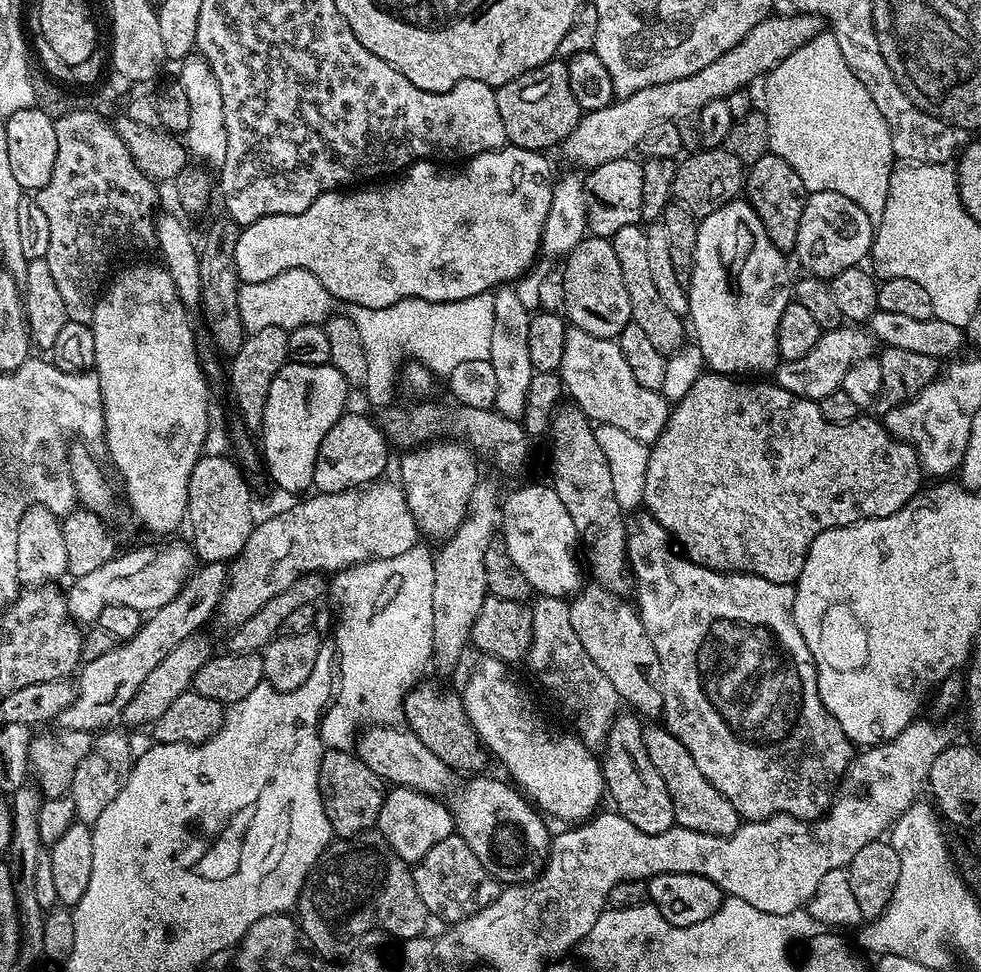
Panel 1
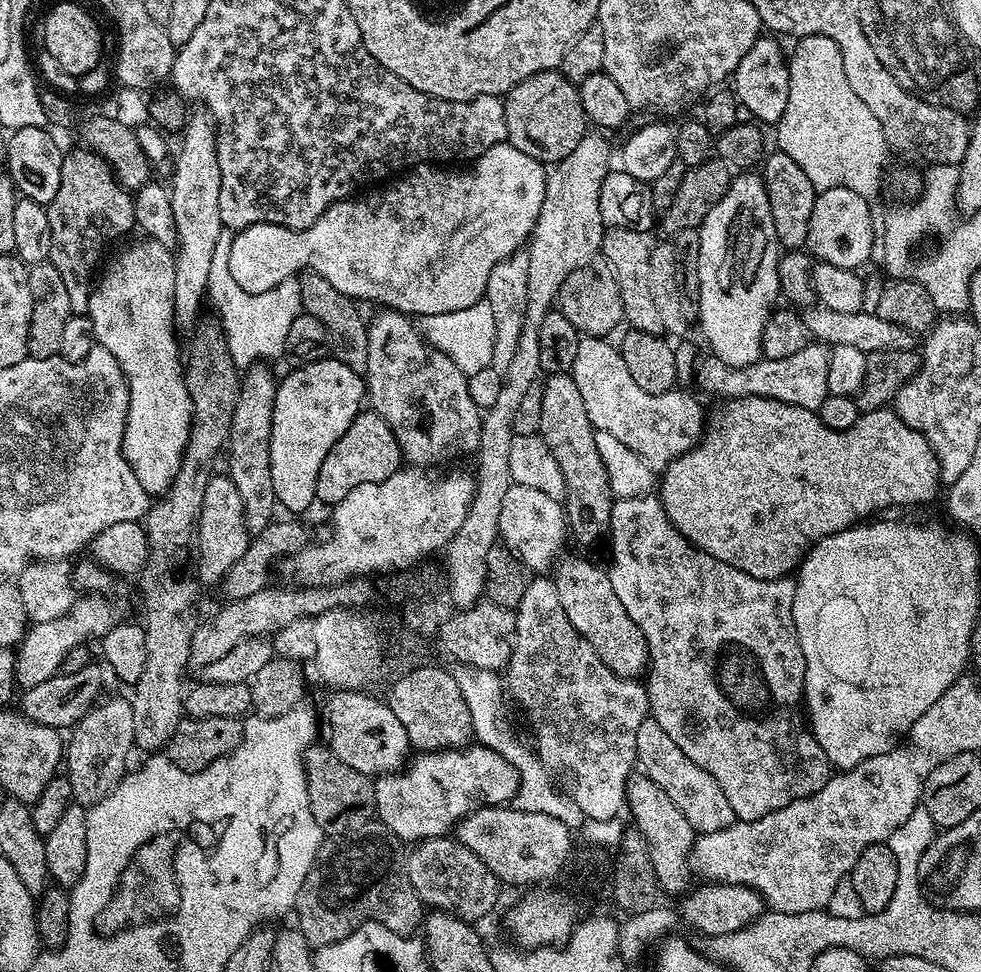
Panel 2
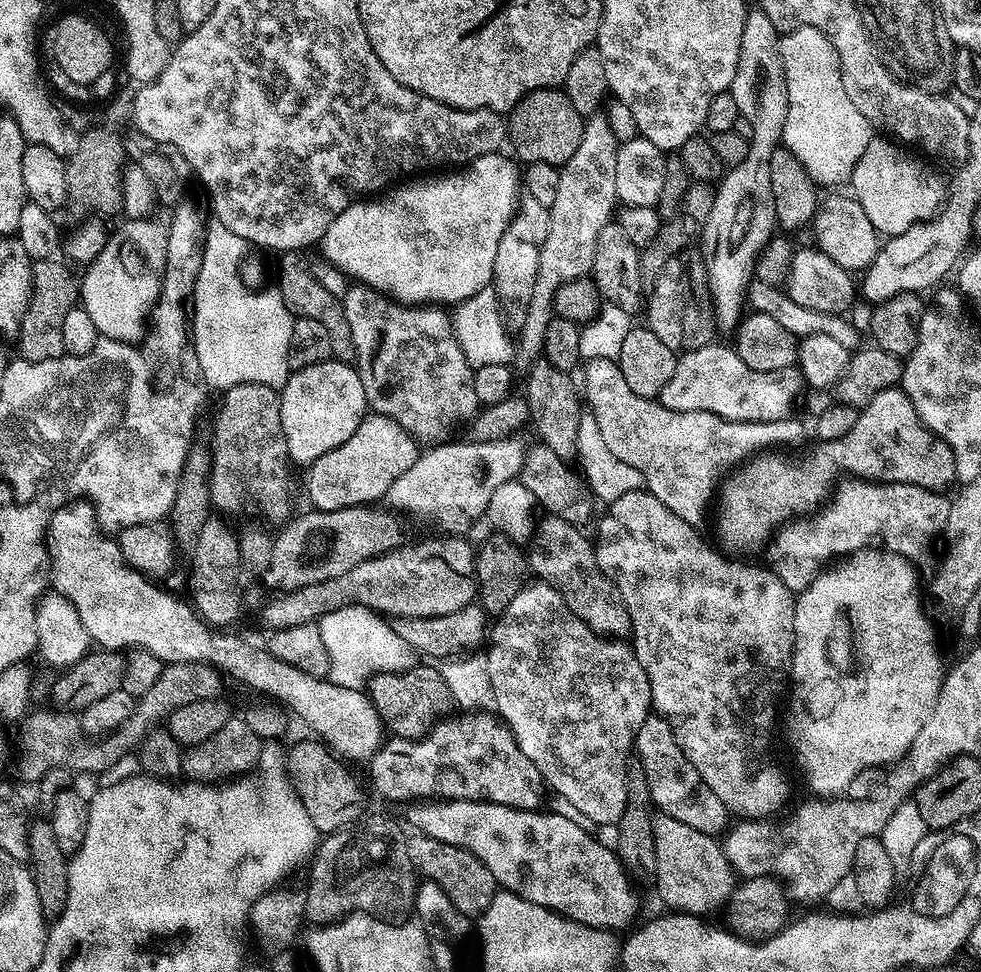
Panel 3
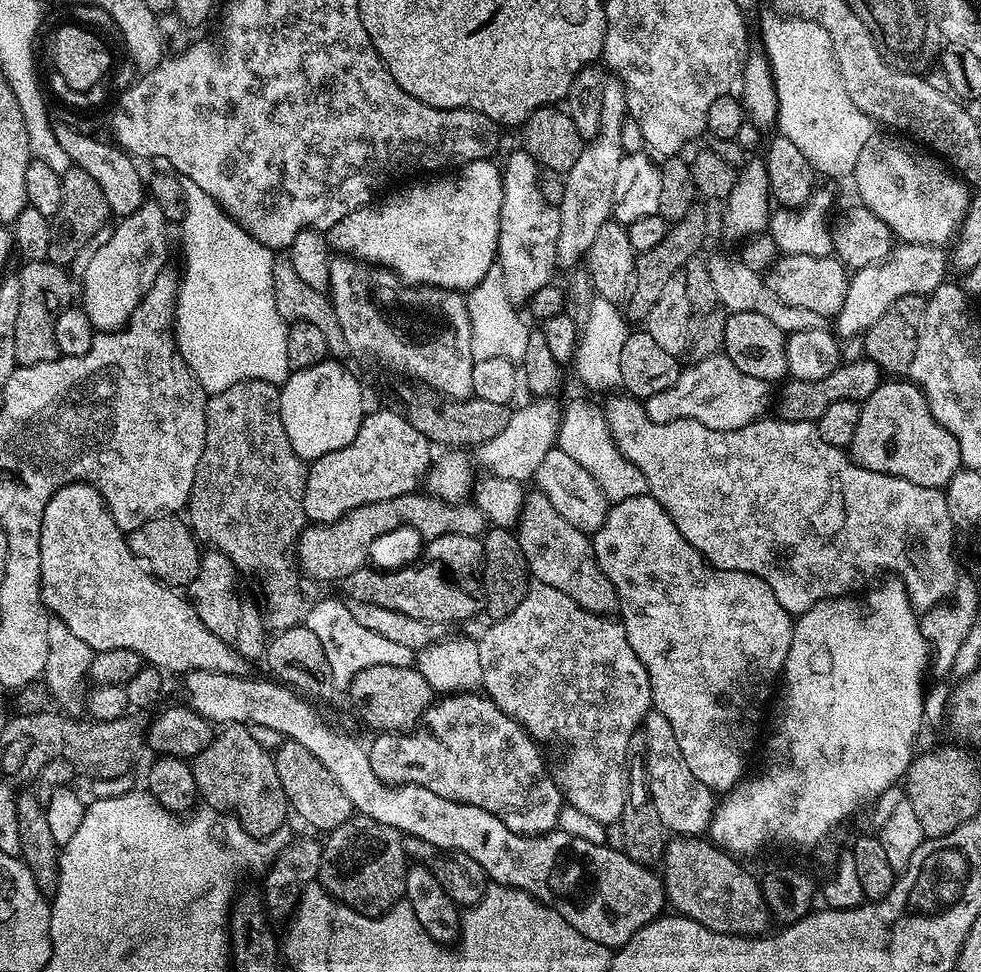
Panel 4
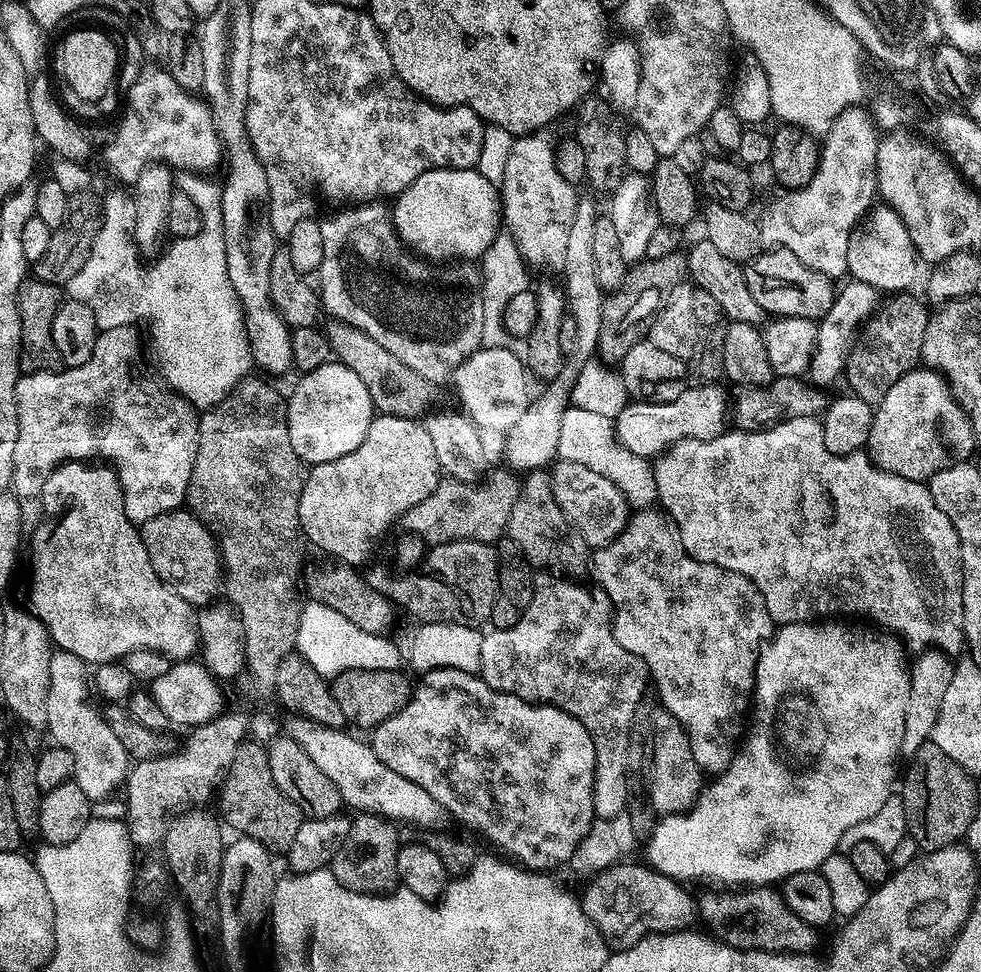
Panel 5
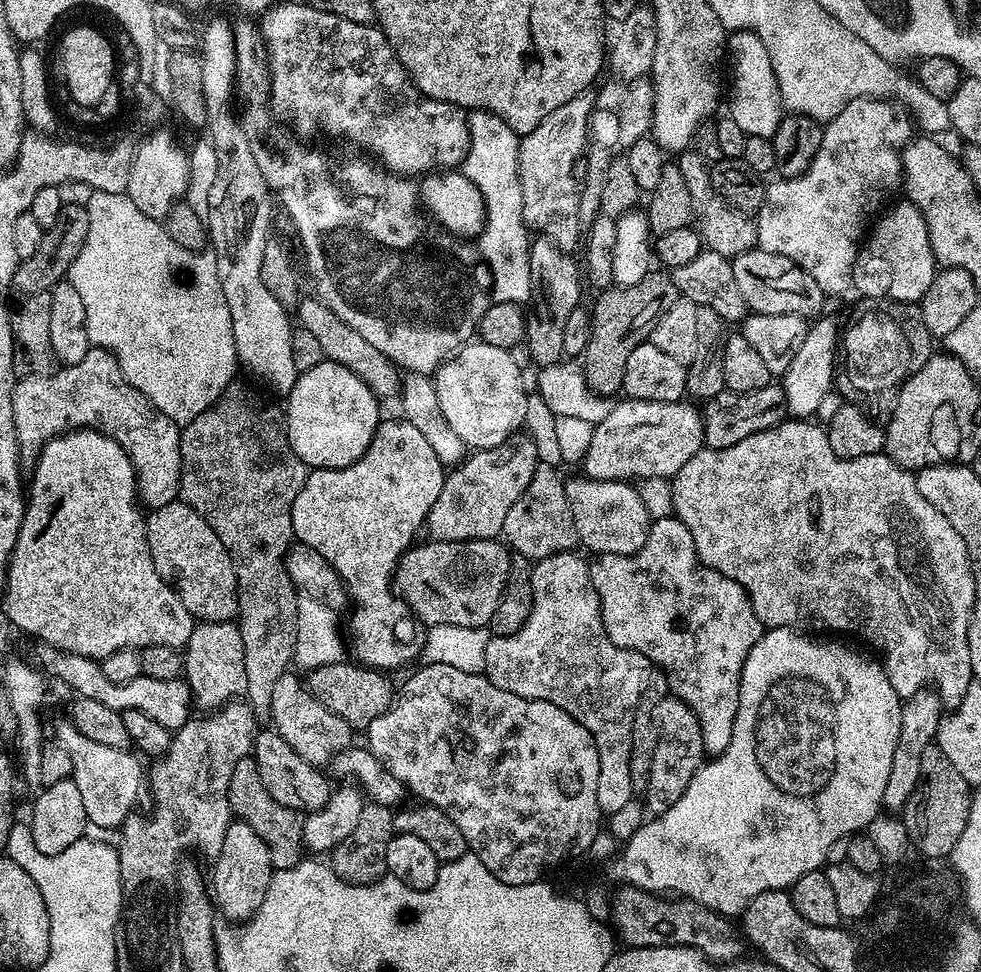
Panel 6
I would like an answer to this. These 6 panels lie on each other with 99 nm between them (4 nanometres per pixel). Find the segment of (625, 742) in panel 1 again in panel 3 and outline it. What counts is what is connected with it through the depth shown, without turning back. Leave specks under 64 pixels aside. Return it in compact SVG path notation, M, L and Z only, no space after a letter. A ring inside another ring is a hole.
M663 814L652 817L654 854L658 857L654 887L665 909L676 914L707 917L707 912L720 909L738 887L738 877L732 871L721 841L704 833L703 827L686 826Z

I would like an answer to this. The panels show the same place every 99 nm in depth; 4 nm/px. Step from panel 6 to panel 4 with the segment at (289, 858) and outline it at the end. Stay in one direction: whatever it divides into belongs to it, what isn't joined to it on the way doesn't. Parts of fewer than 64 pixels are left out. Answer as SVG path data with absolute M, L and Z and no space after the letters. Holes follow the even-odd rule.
M225 724L213 735L211 742L202 750L202 754L193 756L190 763L196 791L199 799L207 807L215 808L221 814L231 814L236 821L257 838L272 838L290 816L290 805L282 790L282 782L278 782L278 770L273 753L254 741L247 724Z

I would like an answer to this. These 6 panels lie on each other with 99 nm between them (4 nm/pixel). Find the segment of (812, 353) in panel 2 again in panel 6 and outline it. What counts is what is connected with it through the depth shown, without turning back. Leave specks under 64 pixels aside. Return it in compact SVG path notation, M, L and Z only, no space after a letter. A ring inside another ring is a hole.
M624 398L621 401L621 404L613 403L606 418L593 427L590 446L582 461L583 475L587 479L632 482L637 476L637 481L642 482L646 478L655 476L671 478L678 470L682 470L682 466L686 466L686 462L690 462L690 458L694 458L696 452L704 447L704 417L695 403L663 404L631 398Z

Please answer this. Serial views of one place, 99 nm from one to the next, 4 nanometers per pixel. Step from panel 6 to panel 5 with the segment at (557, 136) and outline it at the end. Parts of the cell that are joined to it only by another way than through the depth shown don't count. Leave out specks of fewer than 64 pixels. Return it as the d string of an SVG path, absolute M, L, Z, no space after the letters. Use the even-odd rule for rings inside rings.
M529 134L513 139L504 175L498 180L502 224L533 273L560 274L566 262L566 234L576 217L578 195L574 185L558 174L553 145L548 145L542 137Z

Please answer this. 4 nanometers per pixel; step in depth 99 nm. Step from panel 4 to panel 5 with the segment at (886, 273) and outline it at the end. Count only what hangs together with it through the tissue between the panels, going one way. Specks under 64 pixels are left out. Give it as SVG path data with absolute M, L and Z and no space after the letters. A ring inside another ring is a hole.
M854 279L847 281L848 285L837 291L830 310L818 321L818 338L812 361L806 373L807 379L817 386L829 386L836 379L845 375L848 366L848 355L862 325L871 317L878 307L877 289L866 282Z

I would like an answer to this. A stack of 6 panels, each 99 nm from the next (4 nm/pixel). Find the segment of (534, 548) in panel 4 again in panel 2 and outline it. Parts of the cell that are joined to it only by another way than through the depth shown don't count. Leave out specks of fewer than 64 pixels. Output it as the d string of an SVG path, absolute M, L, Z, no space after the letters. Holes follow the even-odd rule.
M567 556L555 565L554 579L558 602L562 602L562 610L566 610L570 626L574 626L574 630L594 646L594 654L598 654L614 674L628 680L643 677L649 667L648 643L642 630L638 630L638 622L626 614L626 606L622 606L618 594L614 594L607 571L584 556Z

